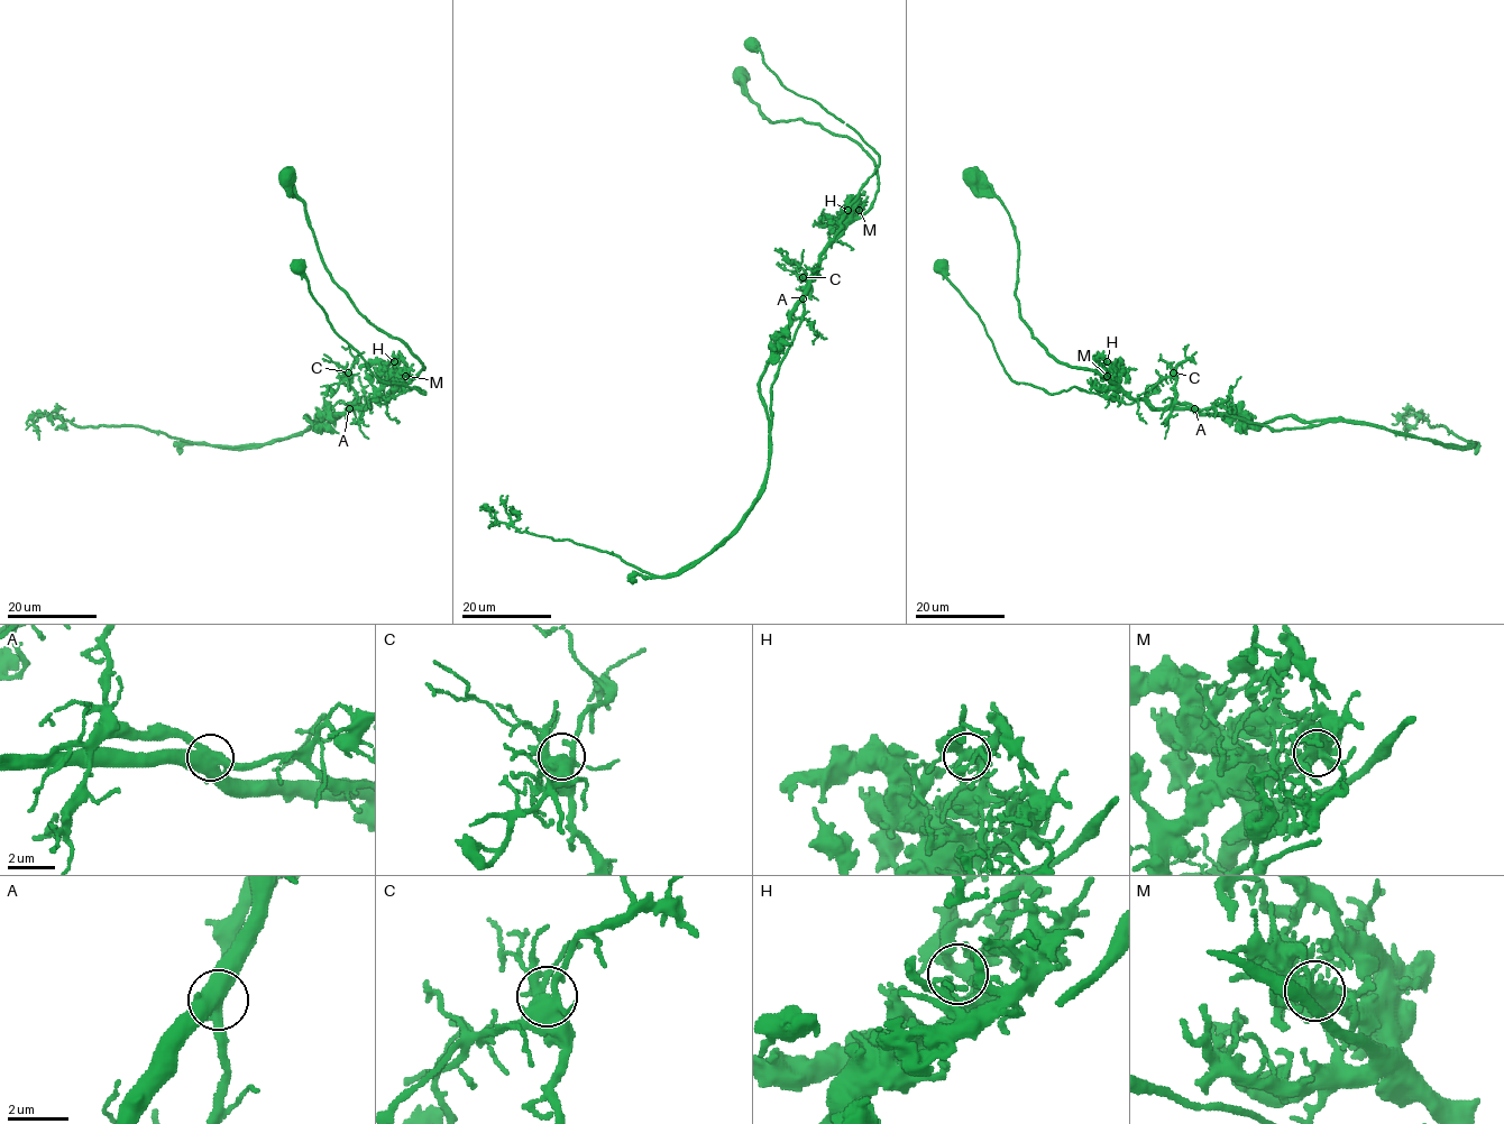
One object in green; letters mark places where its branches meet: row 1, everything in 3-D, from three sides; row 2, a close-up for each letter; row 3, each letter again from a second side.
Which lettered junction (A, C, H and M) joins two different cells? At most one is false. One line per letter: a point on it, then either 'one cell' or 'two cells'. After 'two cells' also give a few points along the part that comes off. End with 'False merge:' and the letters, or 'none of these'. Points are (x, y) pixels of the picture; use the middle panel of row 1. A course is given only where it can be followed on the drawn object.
A: place (803, 298); two cells; course (804, 298), (771, 387), (766, 486), (715, 549), (652, 576), (612, 553), (498, 522), (486, 507), (493, 509)
C: place (803, 277); one cell
H: place (847, 210); one cell
M: place (859, 210); one cell
False merge: A

